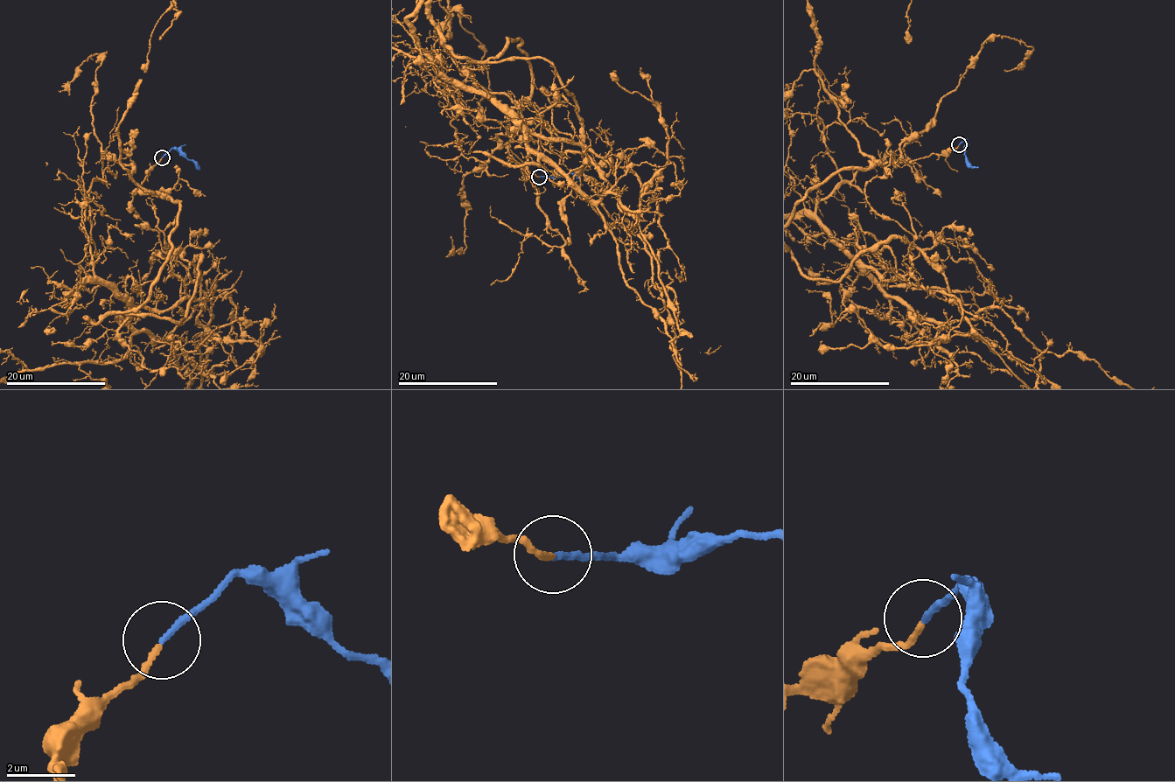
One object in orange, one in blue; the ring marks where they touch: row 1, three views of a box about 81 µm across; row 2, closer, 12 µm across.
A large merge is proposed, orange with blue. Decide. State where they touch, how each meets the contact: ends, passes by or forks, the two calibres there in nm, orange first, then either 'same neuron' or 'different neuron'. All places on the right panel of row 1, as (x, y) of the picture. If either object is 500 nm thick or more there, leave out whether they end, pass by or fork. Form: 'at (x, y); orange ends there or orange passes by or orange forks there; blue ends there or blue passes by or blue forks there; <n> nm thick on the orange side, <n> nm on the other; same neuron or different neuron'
at (959, 144); orange ends there; blue ends there; 170 nm thick on the orange side, 170 nm on the other; same neuron

